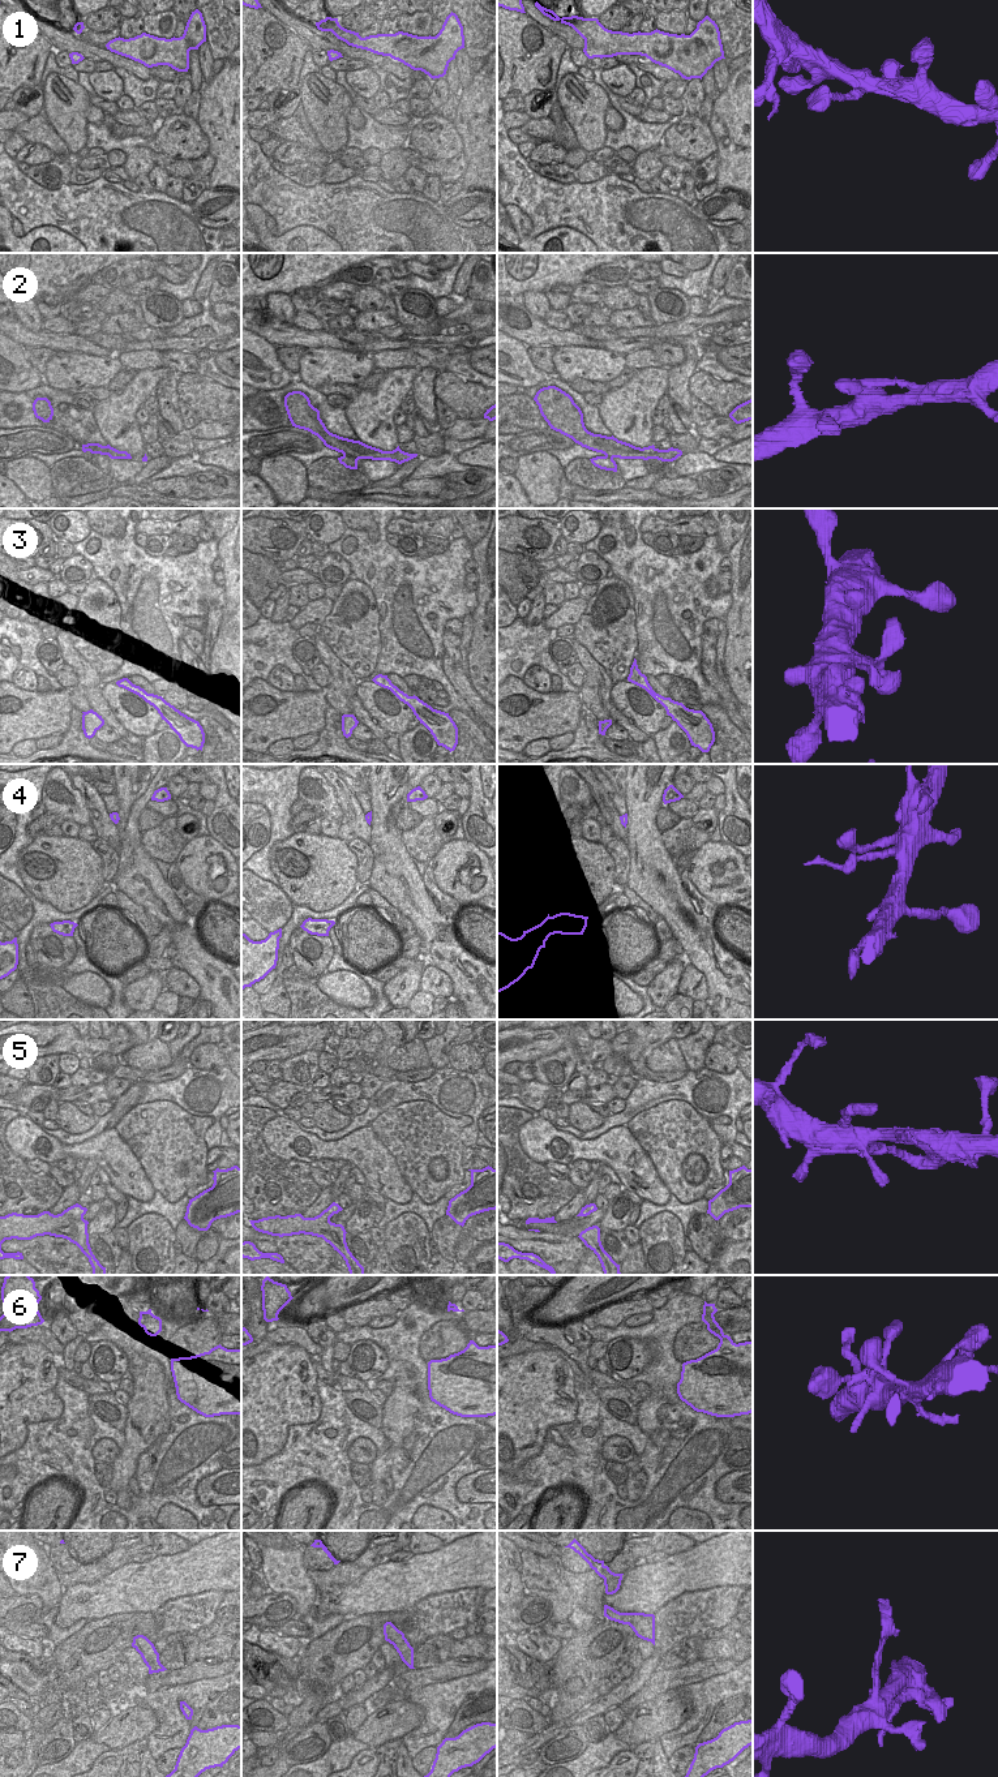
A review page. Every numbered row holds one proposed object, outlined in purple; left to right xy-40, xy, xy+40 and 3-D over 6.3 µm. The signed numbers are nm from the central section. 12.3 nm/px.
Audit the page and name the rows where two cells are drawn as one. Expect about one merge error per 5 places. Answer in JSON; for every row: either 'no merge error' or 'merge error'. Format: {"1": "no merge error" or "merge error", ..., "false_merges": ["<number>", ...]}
{"1": "no merge error", "2": "no merge error", "3": "no merge error", "4": "no merge error", "5": "no merge error", "6": "no merge error", "7": "merge error", "false_merges": ["7"]}

